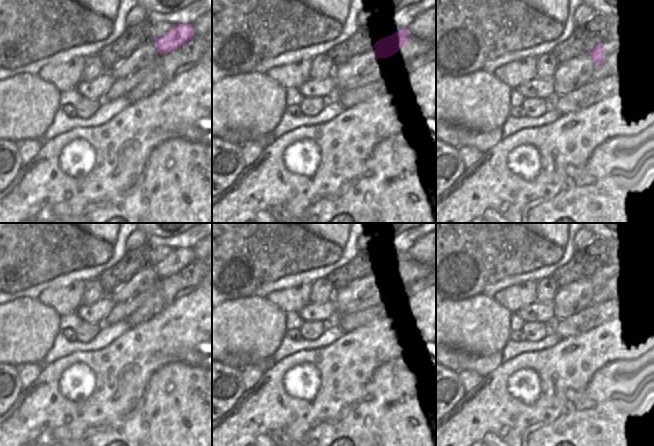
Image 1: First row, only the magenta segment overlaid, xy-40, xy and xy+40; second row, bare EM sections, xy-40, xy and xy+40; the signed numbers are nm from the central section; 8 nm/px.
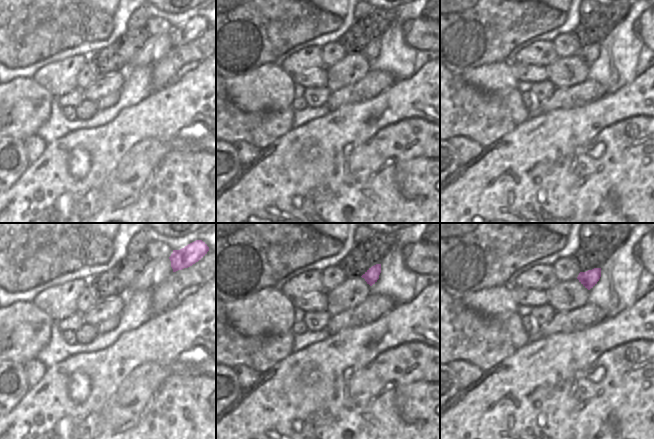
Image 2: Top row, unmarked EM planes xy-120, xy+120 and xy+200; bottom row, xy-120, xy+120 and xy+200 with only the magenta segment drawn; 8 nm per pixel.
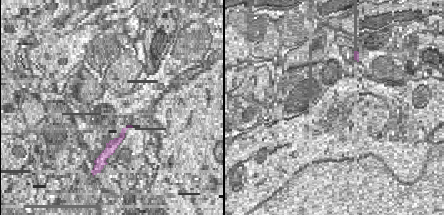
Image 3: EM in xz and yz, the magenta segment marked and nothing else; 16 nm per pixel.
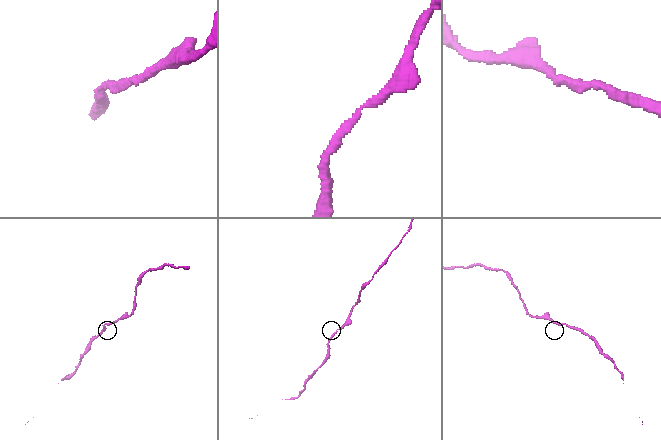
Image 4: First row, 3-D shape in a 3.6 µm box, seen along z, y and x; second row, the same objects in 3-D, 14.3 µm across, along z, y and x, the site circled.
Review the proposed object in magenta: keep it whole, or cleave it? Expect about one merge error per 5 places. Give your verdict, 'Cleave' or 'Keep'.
Keep.

